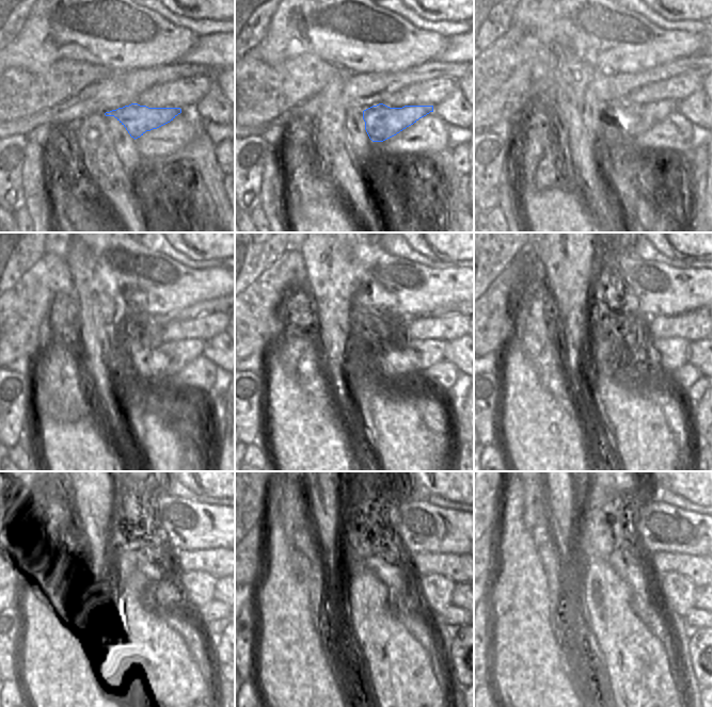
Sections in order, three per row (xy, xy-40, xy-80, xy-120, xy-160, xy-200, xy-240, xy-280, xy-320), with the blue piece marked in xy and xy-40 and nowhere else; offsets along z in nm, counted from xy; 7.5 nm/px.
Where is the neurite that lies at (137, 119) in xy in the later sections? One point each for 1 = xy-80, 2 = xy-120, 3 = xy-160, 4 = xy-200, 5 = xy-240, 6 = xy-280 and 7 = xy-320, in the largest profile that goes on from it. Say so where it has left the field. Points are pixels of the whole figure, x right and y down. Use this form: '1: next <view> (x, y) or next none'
1: next xy-80 (622, 121)
2: next xy-120 (146, 363)
3: next xy-160 (400, 363)
4: next xy-200 (653, 355)
5: next xy-240 (195, 589)
6: next xy-280 (436, 591)
7: next xy-320 (677, 592)

